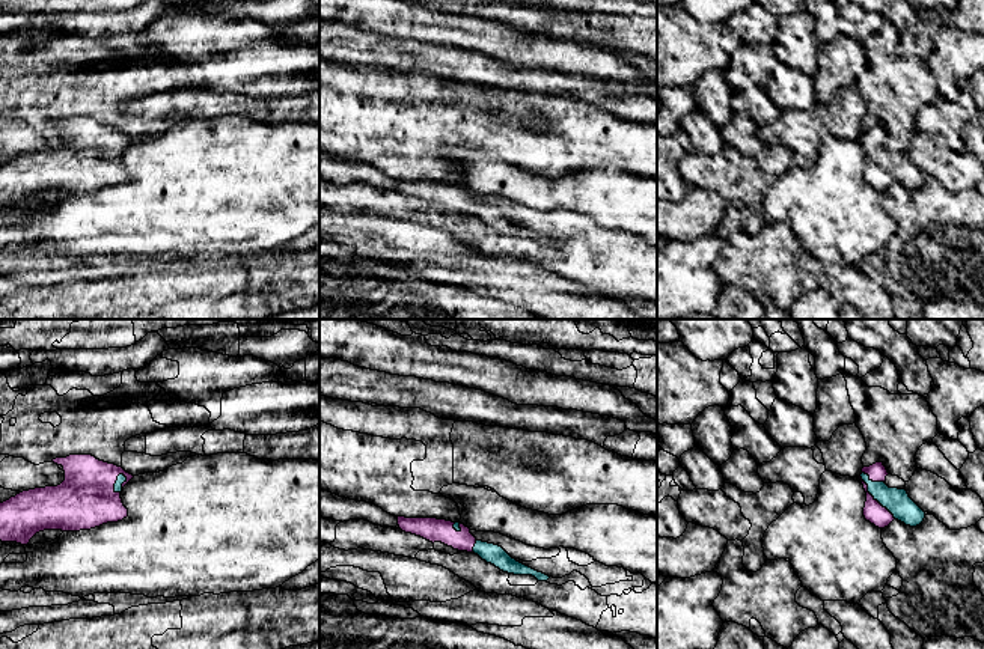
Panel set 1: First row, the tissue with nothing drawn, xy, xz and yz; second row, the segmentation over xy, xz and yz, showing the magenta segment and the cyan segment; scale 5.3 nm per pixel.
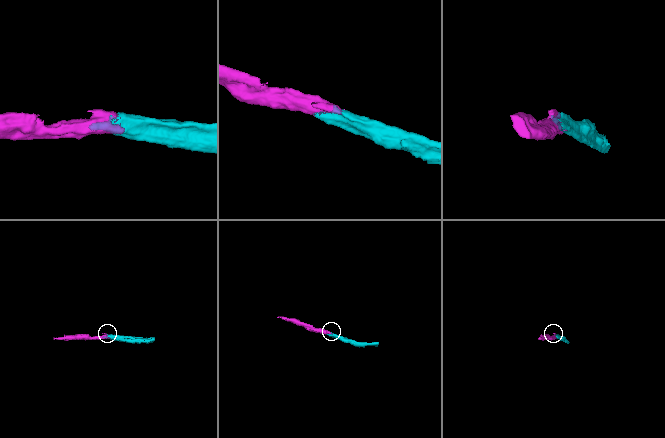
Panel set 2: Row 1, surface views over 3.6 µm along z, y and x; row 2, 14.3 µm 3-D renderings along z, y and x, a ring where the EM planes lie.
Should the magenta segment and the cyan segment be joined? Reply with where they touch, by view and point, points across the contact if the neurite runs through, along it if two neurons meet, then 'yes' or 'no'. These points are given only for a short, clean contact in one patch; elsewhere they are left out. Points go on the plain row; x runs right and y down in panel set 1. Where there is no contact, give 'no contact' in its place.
contact yz (873, 160); yes

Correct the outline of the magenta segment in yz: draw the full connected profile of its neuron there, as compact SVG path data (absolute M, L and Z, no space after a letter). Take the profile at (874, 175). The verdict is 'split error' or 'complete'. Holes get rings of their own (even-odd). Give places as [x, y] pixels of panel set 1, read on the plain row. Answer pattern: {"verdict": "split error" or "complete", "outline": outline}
{"verdict": "split error", "outline": "M883 125L862 131L859 142L866 155L865 182L879 191L888 190L894 182L910 190L922 187L925 175L909 160L906 152L889 151L885 146L888 137Z"}

